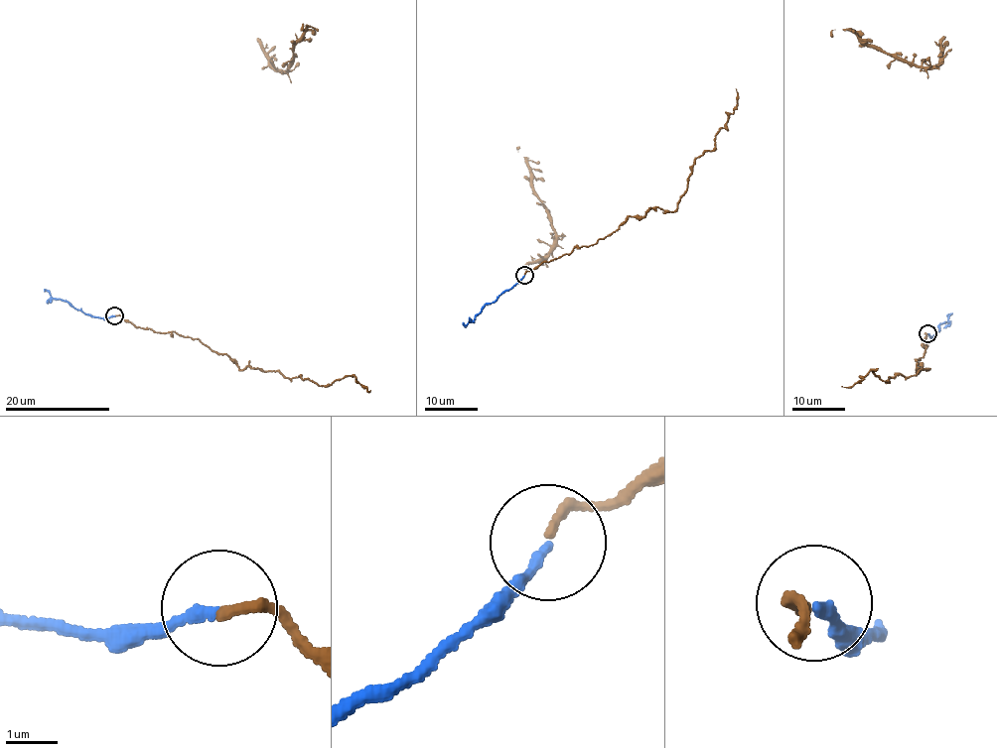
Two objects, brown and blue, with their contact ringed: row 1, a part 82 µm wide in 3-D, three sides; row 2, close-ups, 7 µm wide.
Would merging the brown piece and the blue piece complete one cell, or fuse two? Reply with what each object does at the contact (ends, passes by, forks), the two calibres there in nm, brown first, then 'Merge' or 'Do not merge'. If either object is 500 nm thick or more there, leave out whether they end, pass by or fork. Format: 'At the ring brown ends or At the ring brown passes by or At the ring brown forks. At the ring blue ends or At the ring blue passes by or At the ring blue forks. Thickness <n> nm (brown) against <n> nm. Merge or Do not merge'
At the ring brown ends. At the ring blue ends. Thickness 190 nm (brown) against 190 nm. Merge

